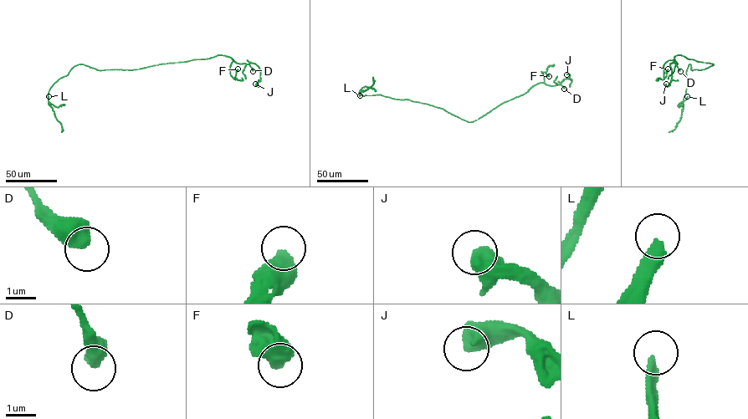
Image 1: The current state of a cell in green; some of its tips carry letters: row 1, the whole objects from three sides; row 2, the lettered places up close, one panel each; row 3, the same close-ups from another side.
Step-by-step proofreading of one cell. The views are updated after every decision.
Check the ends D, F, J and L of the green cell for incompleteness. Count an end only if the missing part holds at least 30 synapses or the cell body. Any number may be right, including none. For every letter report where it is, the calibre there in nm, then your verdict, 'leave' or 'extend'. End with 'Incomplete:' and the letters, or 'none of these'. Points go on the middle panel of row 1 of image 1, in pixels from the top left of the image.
D: place (564, 89); calibre 600 nm; leave
F: place (549, 76); calibre 480 nm; leave
J: place (566, 74); calibre 650 nm; leave
L: place (360, 95); calibre 360 nm; extend
Incomplete: L

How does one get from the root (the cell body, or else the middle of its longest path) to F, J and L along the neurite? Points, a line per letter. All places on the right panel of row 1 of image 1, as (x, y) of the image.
F: (707, 68), (714, 64), (678, 55), (664, 63), (663, 78), (668, 68)
J: (707, 68), (714, 64), (676, 55), (674, 59), (678, 63), (670, 64), (672, 80), (668, 86), (666, 84)
L: (707, 68), (692, 70), (689, 65), (683, 100), (687, 96)

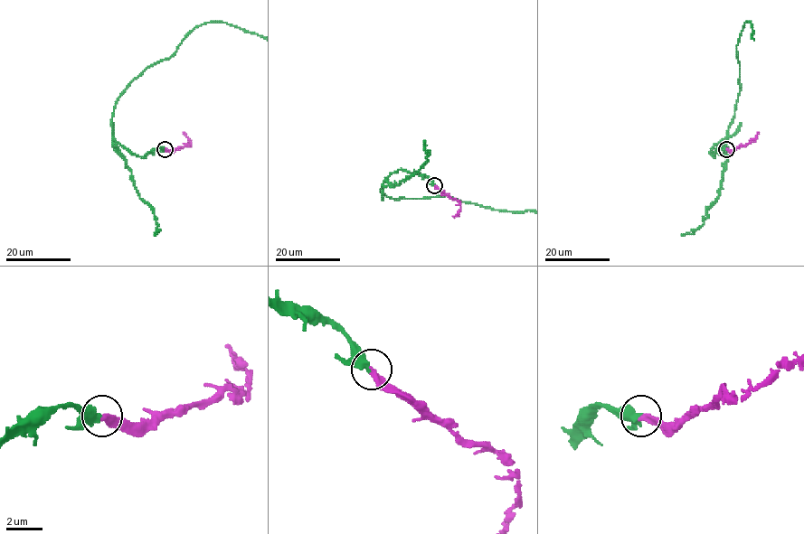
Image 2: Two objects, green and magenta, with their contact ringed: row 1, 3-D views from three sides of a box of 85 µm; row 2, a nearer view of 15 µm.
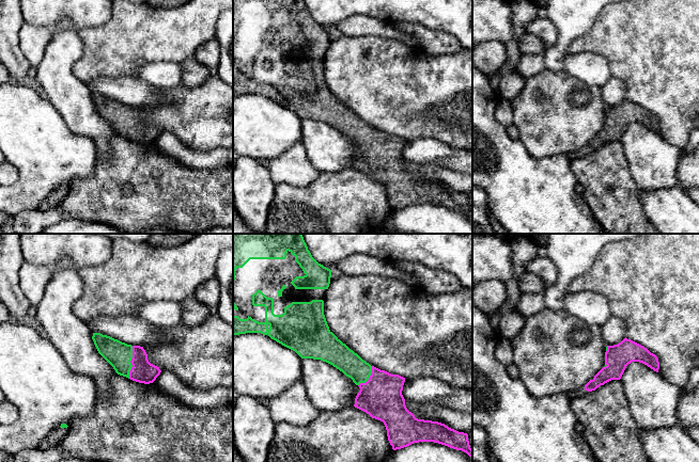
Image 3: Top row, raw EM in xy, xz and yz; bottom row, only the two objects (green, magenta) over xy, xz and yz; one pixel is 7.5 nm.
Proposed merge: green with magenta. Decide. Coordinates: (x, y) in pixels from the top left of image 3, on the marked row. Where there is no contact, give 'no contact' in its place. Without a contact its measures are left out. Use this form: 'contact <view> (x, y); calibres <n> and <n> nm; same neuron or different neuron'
contact xy (129, 362); calibres 200 and 170 nm; same neuron

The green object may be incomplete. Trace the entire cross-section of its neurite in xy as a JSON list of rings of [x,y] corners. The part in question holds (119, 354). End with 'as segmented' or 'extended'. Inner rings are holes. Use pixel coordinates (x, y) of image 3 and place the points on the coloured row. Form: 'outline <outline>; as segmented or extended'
outline [[[93,333],[92,339],[98,353],[120,376],[150,384],[161,372],[159,367],[149,362],[143,347],[127,345],[100,333]]]; extended

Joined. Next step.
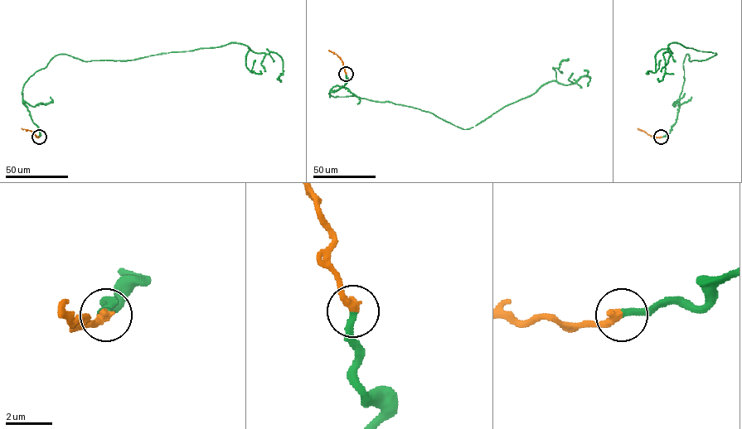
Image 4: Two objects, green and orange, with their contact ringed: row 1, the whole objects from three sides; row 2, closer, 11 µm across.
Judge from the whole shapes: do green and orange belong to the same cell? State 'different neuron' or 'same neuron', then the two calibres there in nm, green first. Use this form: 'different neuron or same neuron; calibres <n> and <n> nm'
same neuron; calibres 280 and 360 nm

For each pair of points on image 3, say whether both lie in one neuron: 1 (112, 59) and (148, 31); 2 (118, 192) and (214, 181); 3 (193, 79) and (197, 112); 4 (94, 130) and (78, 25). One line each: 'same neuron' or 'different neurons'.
1: same neuron
2: same neuron
3: different neurons
4: same neuron

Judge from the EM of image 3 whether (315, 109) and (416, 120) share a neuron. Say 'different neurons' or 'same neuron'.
different neurons

